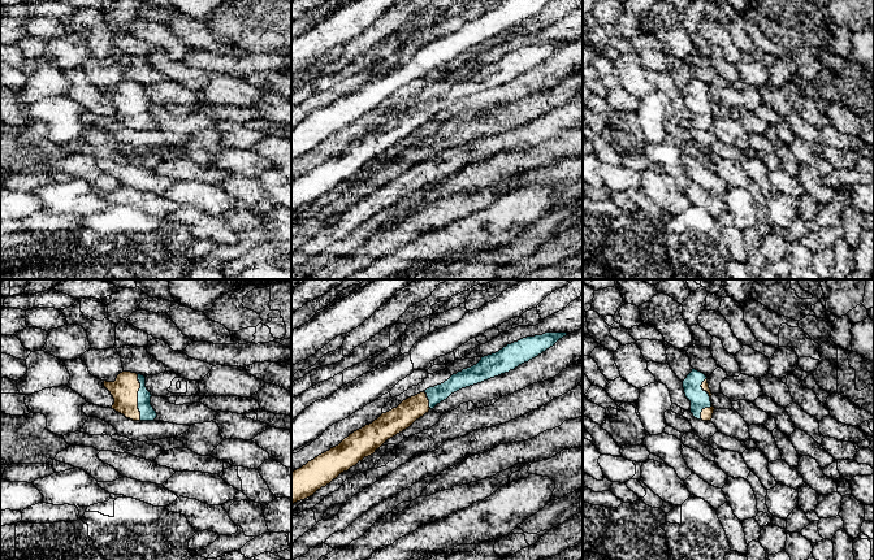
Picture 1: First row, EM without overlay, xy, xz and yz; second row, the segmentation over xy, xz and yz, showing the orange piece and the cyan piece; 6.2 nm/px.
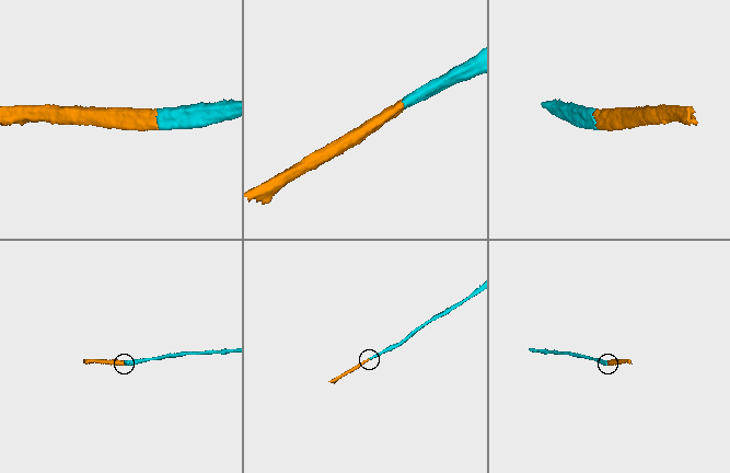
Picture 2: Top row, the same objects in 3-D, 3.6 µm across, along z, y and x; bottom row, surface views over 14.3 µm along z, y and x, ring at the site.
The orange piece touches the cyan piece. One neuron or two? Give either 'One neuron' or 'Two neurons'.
One neuron

